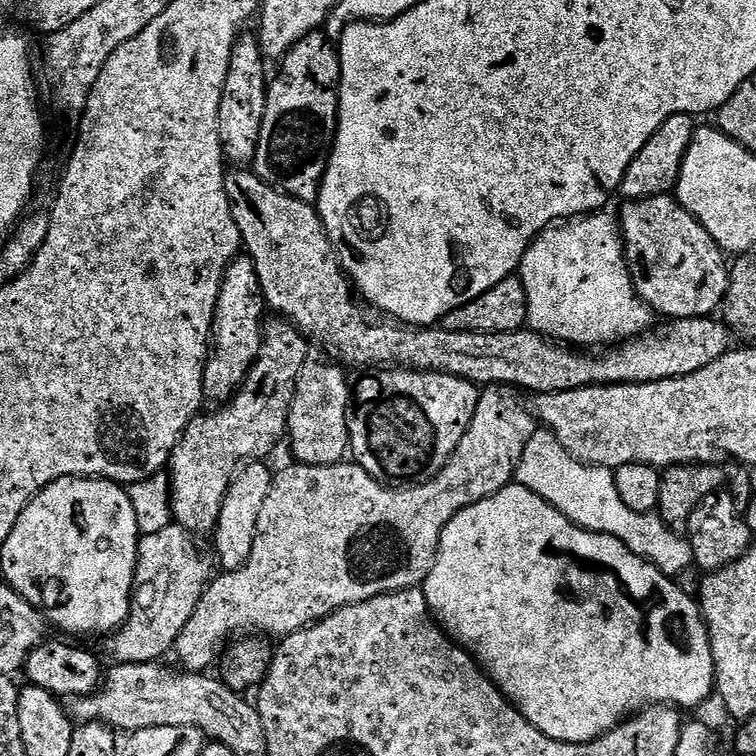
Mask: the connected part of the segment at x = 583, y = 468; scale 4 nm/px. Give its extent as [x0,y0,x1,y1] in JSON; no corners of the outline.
[514,430,693,578]

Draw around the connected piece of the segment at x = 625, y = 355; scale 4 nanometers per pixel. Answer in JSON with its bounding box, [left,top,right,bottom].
[224,166,734,396]

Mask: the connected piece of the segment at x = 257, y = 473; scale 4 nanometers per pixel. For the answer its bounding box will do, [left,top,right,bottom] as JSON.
[214,462,274,572]

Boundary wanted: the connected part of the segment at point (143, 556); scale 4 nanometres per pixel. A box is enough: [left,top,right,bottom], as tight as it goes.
[108,522,213,664]

